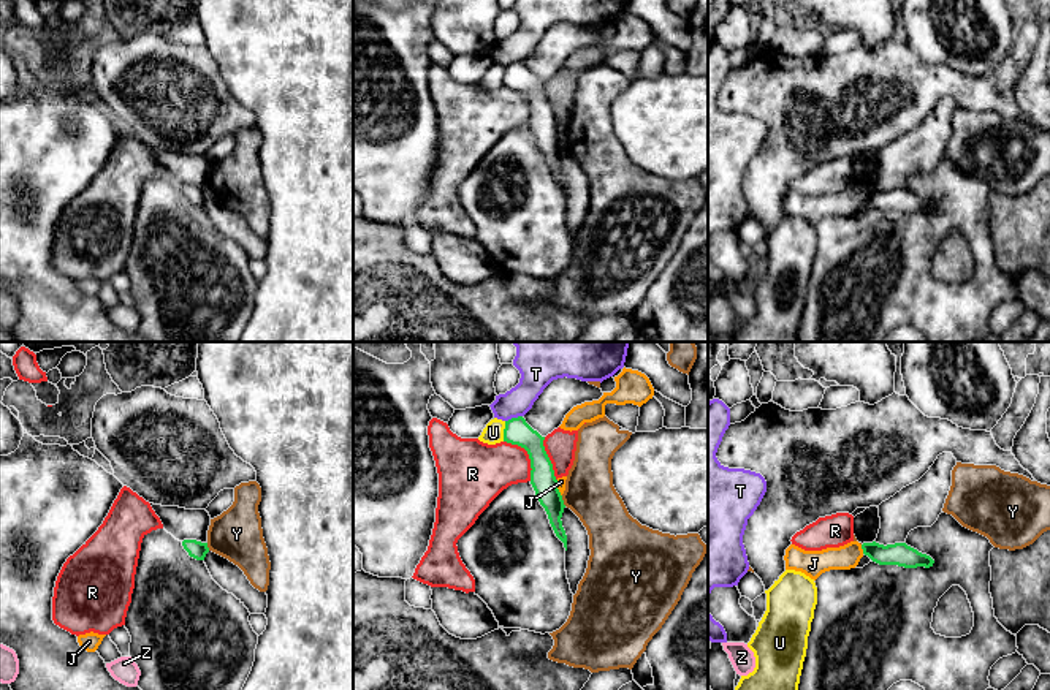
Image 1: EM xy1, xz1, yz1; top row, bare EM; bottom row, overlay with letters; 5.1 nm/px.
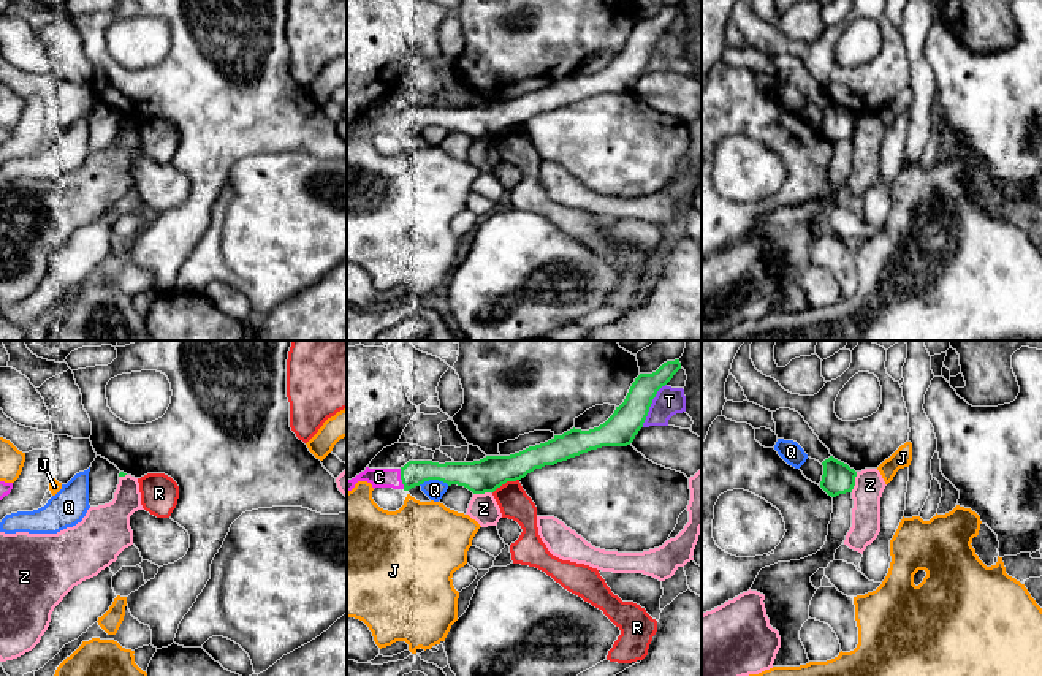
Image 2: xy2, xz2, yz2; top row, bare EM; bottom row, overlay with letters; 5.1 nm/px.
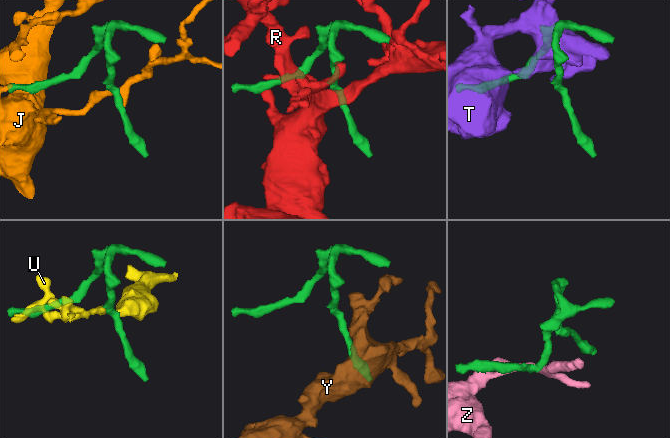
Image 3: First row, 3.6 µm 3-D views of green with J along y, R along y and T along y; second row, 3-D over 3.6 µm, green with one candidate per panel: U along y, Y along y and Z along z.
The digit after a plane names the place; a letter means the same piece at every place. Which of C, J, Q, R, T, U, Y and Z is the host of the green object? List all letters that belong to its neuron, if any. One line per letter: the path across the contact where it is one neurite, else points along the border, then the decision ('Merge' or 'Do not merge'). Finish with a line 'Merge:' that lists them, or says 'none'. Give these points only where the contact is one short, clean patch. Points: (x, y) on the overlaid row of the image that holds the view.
C: Merge
J: Do not merge
Q: Boundary: xz2 (418, 485), (428, 480), (442, 480), (448, 485). Do not merge
R: Do not merge
T: Do not merge
U: Boundary: xz1 (505, 421), (502, 440). Do not merge
Y: Boundary: xz1 (561, 496), (566, 505). Do not merge
Z: Boundary: yz2 (857, 472), (851, 491). Do not merge
Merge: C

